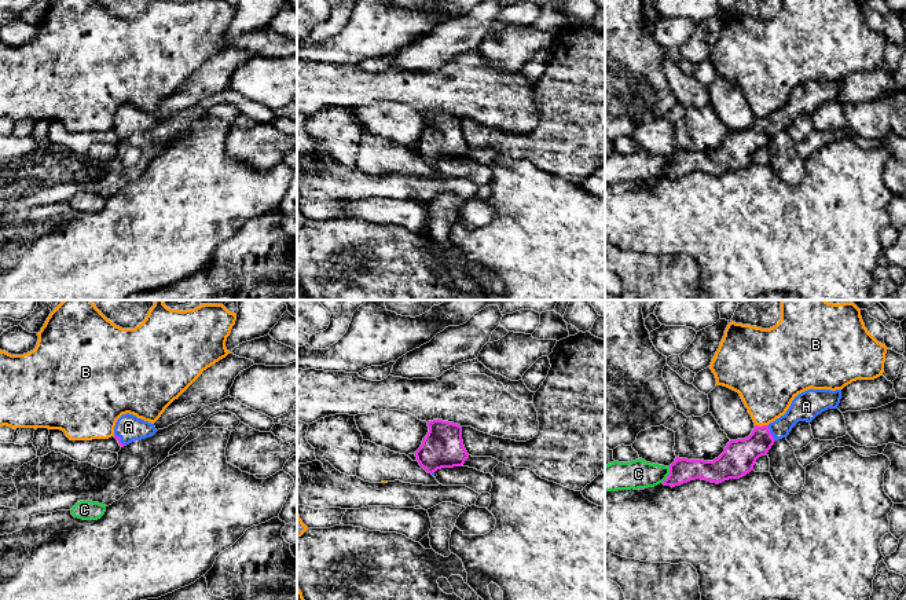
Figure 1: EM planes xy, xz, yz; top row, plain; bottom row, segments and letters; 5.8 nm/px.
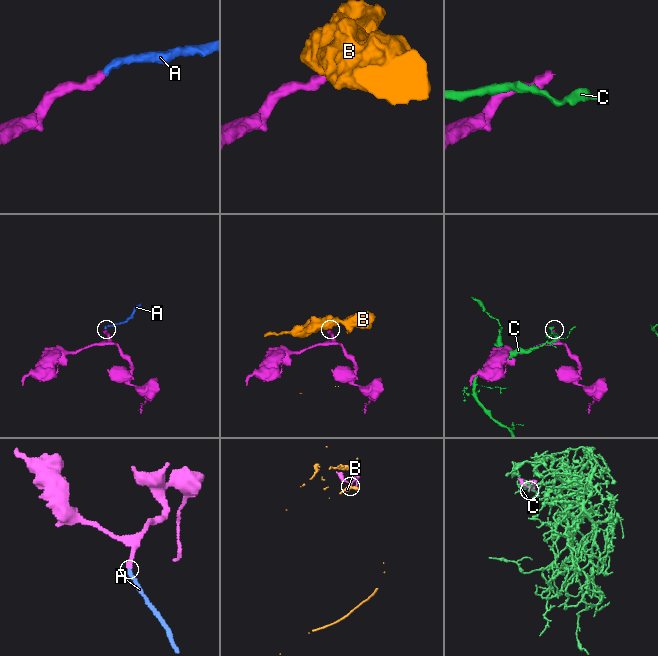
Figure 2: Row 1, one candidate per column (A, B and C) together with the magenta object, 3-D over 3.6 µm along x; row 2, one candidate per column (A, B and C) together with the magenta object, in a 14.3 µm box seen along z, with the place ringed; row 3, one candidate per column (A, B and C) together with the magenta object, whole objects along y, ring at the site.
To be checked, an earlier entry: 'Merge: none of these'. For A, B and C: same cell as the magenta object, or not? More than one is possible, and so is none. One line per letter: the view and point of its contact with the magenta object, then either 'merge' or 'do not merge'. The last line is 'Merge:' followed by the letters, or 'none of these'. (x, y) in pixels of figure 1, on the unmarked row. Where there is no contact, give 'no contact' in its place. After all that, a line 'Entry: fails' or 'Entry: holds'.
A: yz (770, 125) | merge
B: yz (763, 117) | do not merge
C: yz (668, 167) | do not merge
Merge: A
Entry: fails

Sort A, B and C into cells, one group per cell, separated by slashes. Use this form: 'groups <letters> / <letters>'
groups A / B / C

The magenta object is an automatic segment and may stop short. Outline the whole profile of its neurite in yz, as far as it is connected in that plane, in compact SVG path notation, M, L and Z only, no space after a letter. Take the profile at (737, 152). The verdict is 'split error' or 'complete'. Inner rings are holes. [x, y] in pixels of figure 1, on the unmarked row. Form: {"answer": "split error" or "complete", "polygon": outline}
{"answer": "split error", "polygon": "M807 81L795 88L784 107L769 117L755 117L745 131L730 132L714 153L676 149L663 176L675 179L696 171L719 176L740 171L753 162L756 151L766 147L775 132L786 129L796 114L811 114L822 103L837 100L840 91L841 81Z"}

